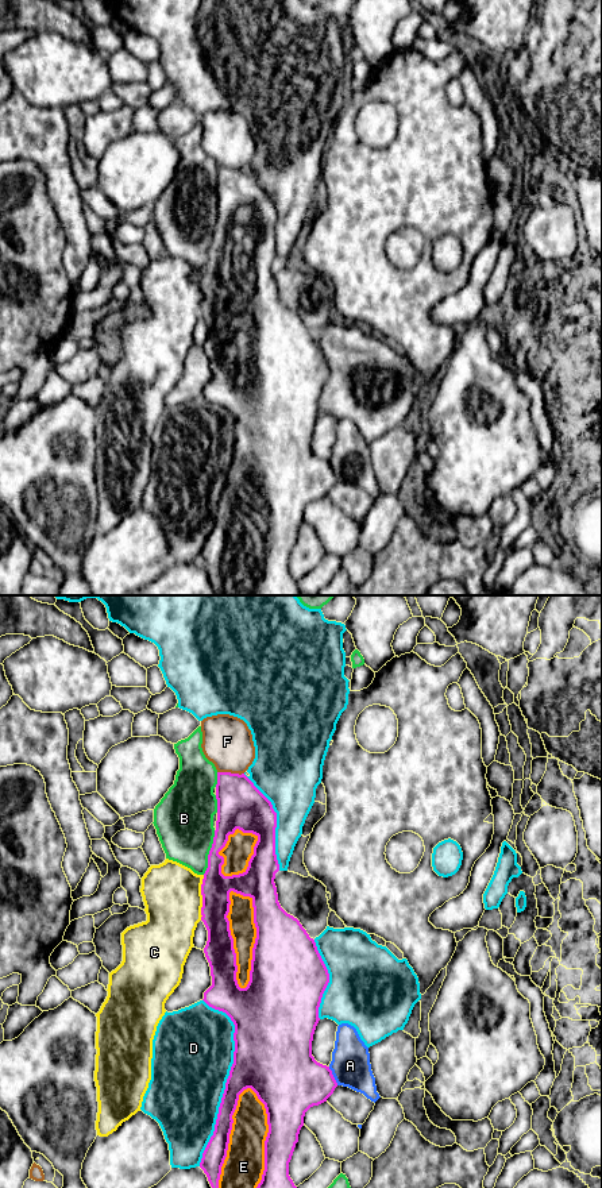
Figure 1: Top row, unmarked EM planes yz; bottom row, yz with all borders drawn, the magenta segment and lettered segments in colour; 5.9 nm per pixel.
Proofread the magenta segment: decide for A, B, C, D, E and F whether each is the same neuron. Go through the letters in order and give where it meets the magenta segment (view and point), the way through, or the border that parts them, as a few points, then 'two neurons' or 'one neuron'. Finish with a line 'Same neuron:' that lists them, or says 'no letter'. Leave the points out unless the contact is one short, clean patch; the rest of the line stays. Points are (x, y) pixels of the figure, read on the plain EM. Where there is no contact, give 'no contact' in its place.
A: yz (332, 471) | two neurons
B: yz (209, 247) | two neurons
C: yz (203, 293) | two neurons
D: yz (227, 474) | two neurons
E: yz (227, 543) | one neuron
F: yz (230, 168) | two neurons
Same neuron: E

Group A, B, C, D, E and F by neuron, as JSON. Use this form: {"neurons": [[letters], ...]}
{"neurons": [["A"], ["B"], ["C"], ["D"], ["E"], ["F"]]}

